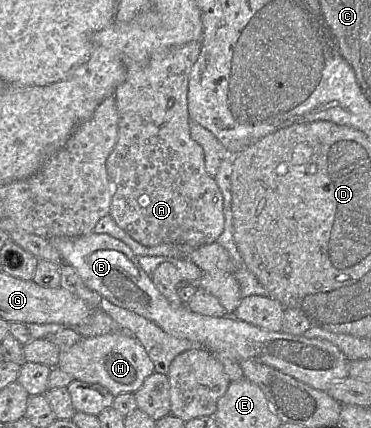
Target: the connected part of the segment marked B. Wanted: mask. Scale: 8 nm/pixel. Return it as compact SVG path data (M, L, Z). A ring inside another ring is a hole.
M91 232L73 238L51 237L48 242L58 251L63 262L77 271L89 289L114 305L154 322L166 333L210 351L217 359L229 358L237 363L253 360L321 391L327 391L331 384L349 376L350 361L326 340L266 331L233 315L208 317L192 312L186 305L173 307L155 287L151 276L140 267L139 257L126 244L108 234Z

